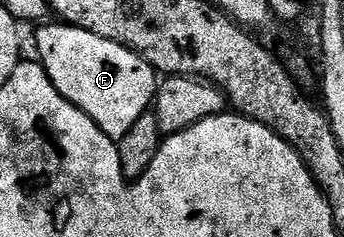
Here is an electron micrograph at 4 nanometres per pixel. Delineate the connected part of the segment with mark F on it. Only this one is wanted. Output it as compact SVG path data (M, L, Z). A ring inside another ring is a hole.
M46 22L34 36L37 59L48 74L52 86L60 90L72 106L84 110L101 132L112 141L120 141L142 115L151 111L154 93L160 83L159 73L132 50L100 38L83 28L65 22Z

